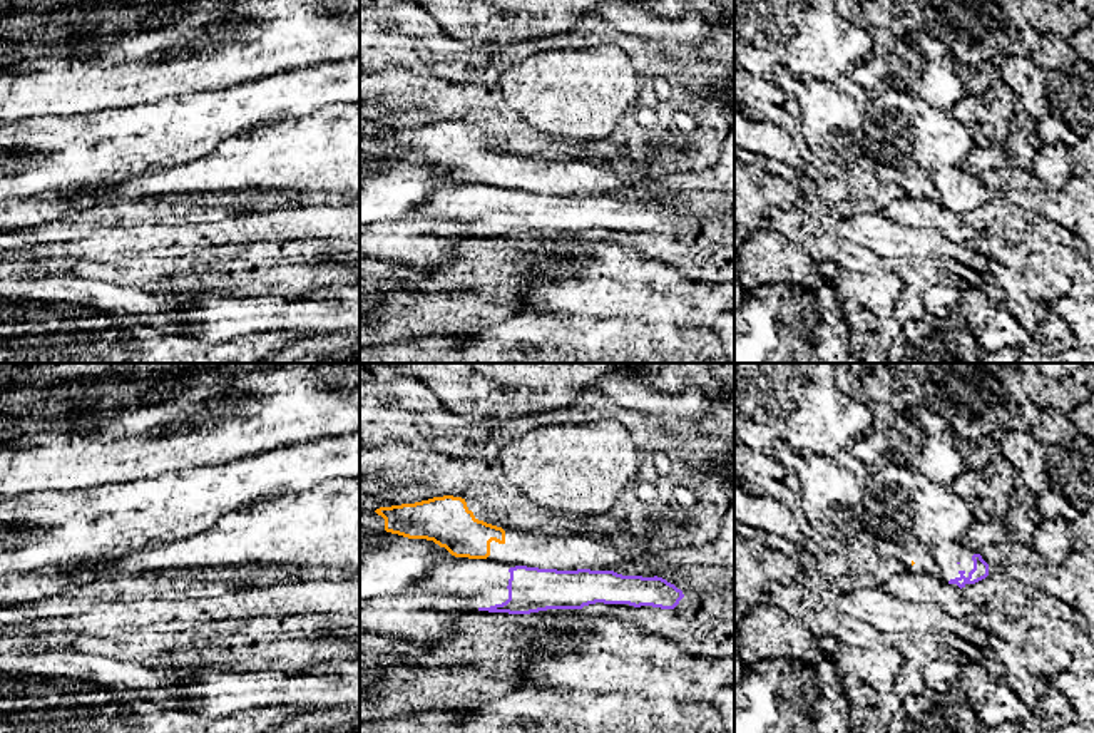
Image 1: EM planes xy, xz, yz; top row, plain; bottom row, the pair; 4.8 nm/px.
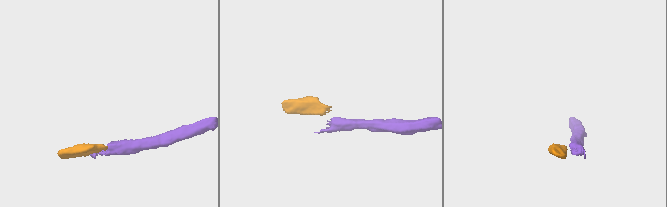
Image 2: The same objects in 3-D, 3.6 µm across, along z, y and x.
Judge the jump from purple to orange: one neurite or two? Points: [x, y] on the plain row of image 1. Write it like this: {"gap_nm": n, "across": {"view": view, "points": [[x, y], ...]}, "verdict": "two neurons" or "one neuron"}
{"gap_nm": 120, "across": {"view": "xz", "points": [[509, 194], [489, 179]]}, "verdict": "two neurons"}

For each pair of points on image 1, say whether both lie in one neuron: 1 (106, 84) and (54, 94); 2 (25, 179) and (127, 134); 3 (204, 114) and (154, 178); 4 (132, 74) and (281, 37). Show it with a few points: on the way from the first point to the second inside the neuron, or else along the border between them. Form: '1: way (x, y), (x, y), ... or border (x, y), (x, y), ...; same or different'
1: way (92, 84), (67, 89); same
2: way (51, 161), (66, 151), (96, 151), (102, 144); same
3: border (203, 156), (171, 166), (151, 168), (144, 173); different
4: way (169, 67), (208, 62), (224, 51), (245, 49); same

